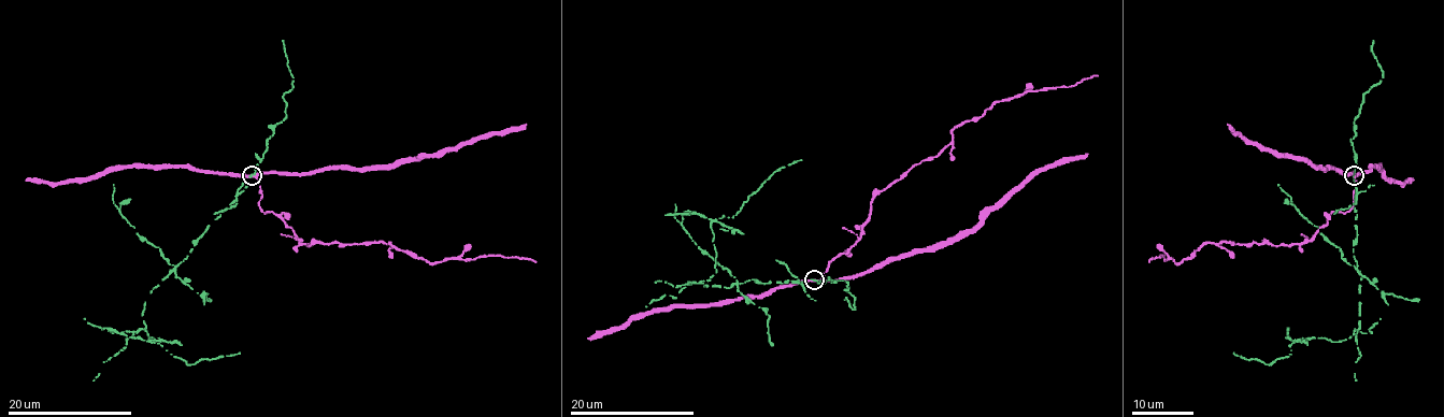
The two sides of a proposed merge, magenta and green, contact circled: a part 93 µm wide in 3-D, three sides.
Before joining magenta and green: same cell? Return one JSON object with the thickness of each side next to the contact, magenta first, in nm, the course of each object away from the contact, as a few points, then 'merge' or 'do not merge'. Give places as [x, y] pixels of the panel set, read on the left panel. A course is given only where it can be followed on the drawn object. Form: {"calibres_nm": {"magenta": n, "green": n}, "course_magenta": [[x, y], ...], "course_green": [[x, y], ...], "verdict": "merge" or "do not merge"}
{"calibres_nm": {"magenta": 280, "green": 190}, "course_magenta": [[252, 175], [258, 180], [262, 211], [272, 211], [308, 245], [389, 242], [434, 262], [501, 256], [535, 262]], "course_green": [[252, 174], [188, 256], [151, 290], [142, 329], [188, 364], [239, 351]], "verdict": "do not merge"}

